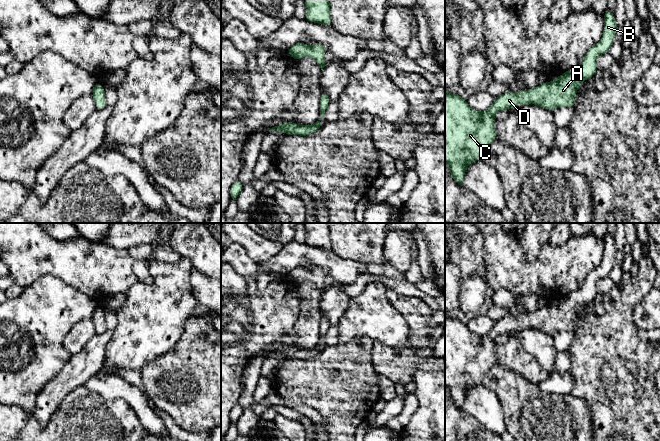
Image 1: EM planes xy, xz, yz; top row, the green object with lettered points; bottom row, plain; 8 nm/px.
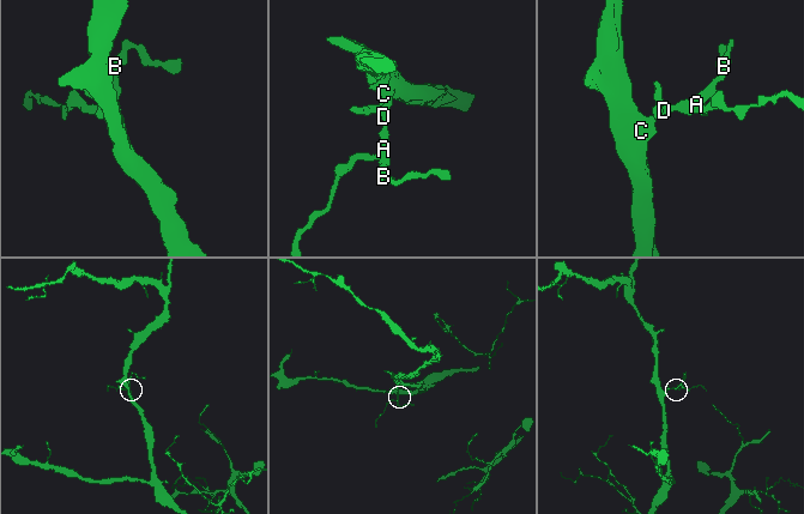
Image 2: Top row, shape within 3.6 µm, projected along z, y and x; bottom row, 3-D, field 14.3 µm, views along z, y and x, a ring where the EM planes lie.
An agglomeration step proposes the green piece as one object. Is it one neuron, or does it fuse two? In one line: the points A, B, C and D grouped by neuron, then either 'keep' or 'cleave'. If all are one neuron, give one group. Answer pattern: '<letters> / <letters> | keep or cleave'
A B C D | keep

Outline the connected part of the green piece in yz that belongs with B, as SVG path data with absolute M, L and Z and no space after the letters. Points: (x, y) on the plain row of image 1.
M606 234L604 240L604 255L602 263L592 270L586 277L583 286L556 301L552 306L545 306L535 312L519 315L518 317L506 316L495 321L494 327L485 335L478 336L472 333L460 318L450 318L445 310L445 386L450 392L452 403L463 410L464 399L467 391L481 383L483 375L497 362L494 352L495 338L500 334L509 334L523 328L534 328L539 331L554 334L558 331L573 331L579 309L591 302L597 295L596 283L609 275L615 265L617 249L614 237Z

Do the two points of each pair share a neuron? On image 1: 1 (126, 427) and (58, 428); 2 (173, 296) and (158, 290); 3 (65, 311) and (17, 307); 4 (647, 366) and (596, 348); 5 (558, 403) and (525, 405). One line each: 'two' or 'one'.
1: one
2: one
3: one
4: one
5: one

